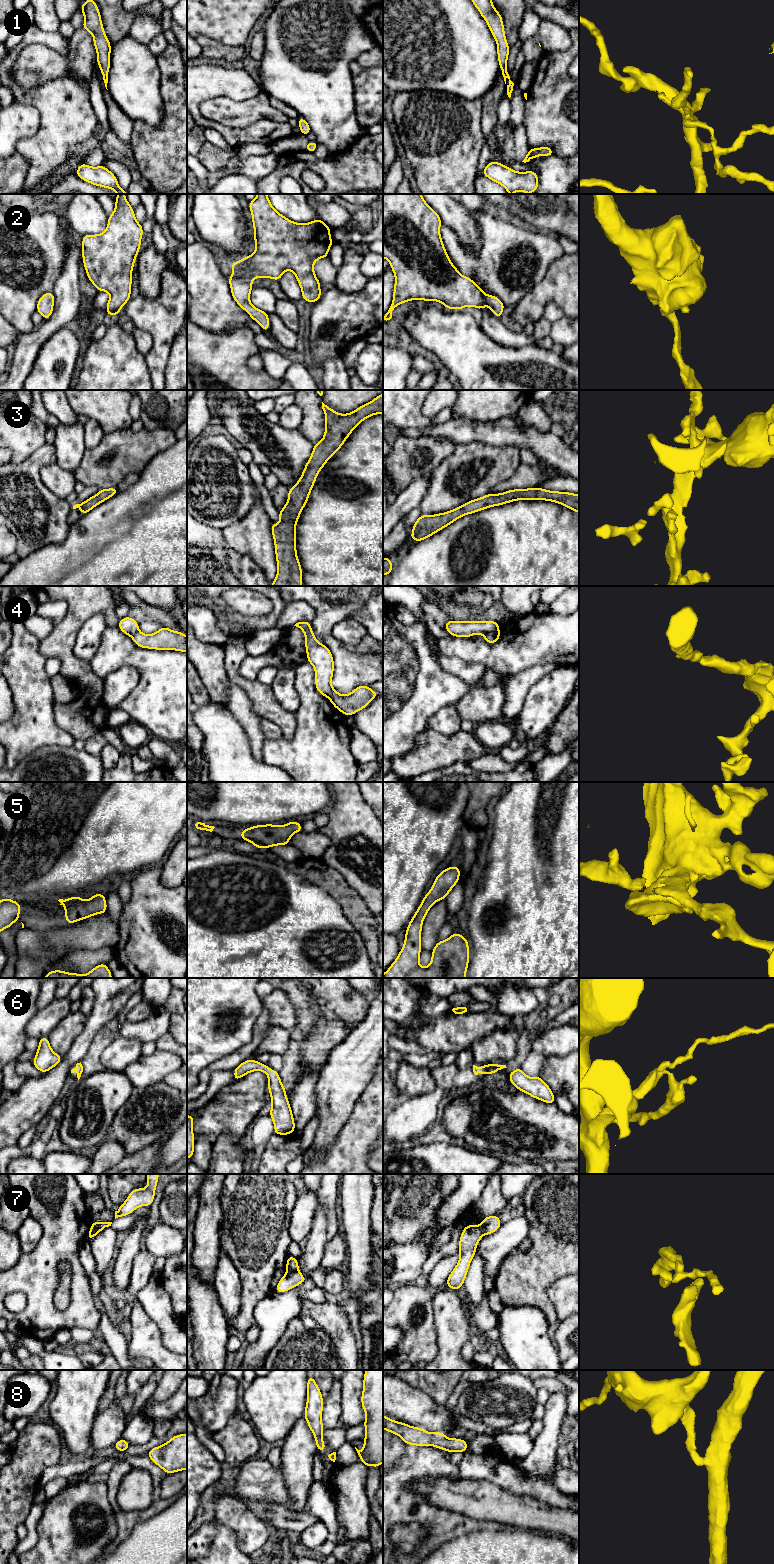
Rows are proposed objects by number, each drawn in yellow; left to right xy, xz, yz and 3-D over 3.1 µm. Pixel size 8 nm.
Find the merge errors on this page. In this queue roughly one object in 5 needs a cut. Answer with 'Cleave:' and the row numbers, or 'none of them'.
Cleave: 4, 7

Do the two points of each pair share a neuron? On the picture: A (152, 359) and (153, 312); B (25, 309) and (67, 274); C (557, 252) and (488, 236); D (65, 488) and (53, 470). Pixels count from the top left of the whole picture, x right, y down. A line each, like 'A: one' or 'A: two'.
A: one
B: two
C: one
D: one

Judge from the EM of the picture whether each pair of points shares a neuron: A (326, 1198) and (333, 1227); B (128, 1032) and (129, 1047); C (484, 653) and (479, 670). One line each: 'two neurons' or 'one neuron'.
A: one neuron
B: two neurons
C: two neurons

